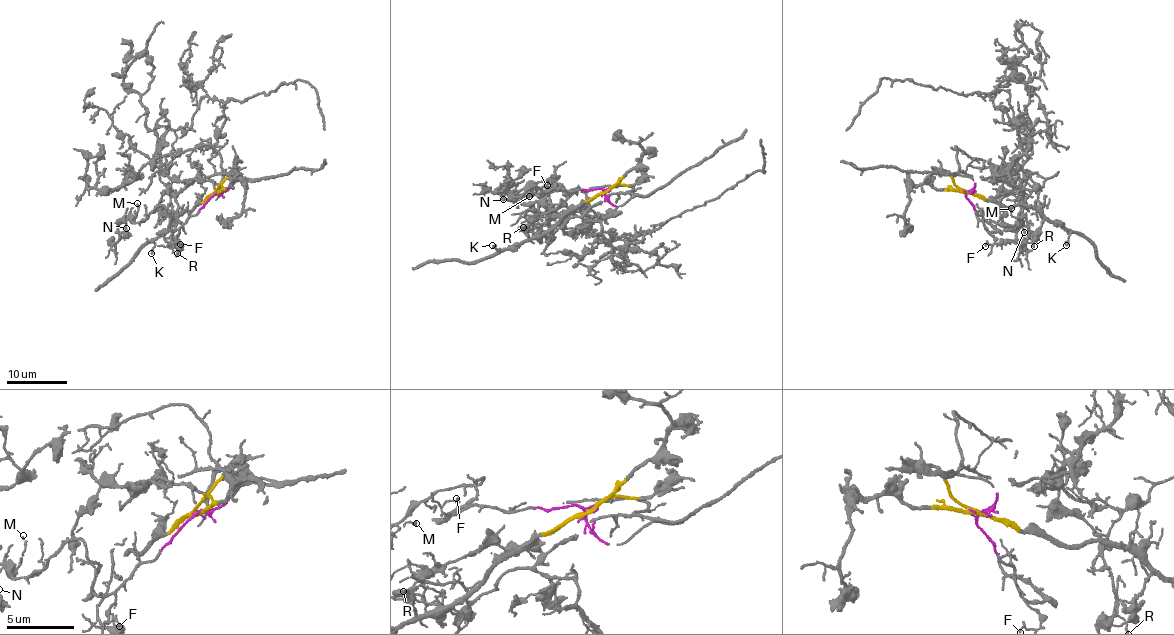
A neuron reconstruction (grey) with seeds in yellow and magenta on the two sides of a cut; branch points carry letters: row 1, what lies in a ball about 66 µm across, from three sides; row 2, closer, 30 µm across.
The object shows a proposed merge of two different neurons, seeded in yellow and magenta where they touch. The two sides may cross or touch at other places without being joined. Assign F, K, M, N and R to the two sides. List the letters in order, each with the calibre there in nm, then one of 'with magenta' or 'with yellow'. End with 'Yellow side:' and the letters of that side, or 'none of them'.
F: calibre 110 nm; with magenta
K: calibre 150 nm; with yellow
M: calibre 140 nm; with magenta
N: calibre 120 nm; with magenta
R: calibre 140 nm; with yellow
Yellow side: K, R

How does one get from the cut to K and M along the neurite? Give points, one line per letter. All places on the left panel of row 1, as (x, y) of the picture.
K: (214, 193), (196, 202), (188, 211), (174, 217), (169, 228), (158, 232), (152, 254)
M: (214, 193), (176, 231), (168, 227), (171, 216), (164, 206), (155, 205), (135, 222), (137, 203)

